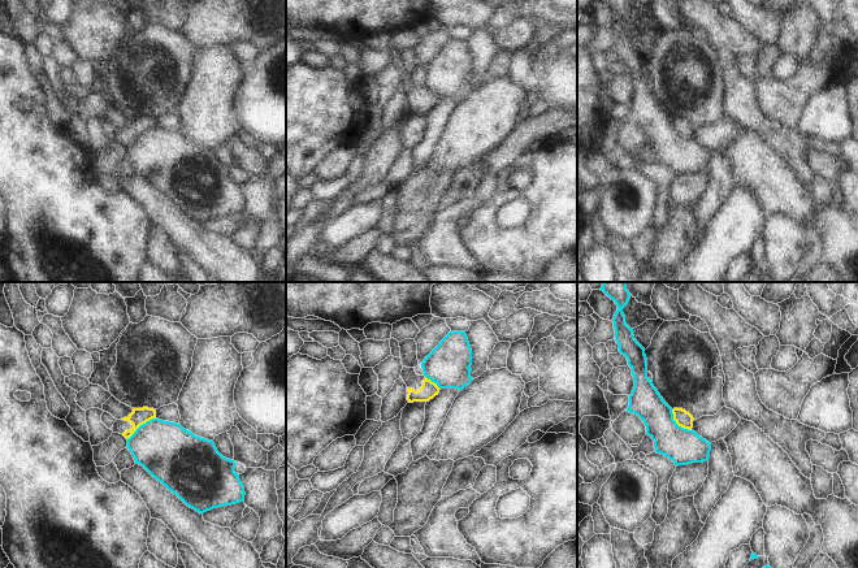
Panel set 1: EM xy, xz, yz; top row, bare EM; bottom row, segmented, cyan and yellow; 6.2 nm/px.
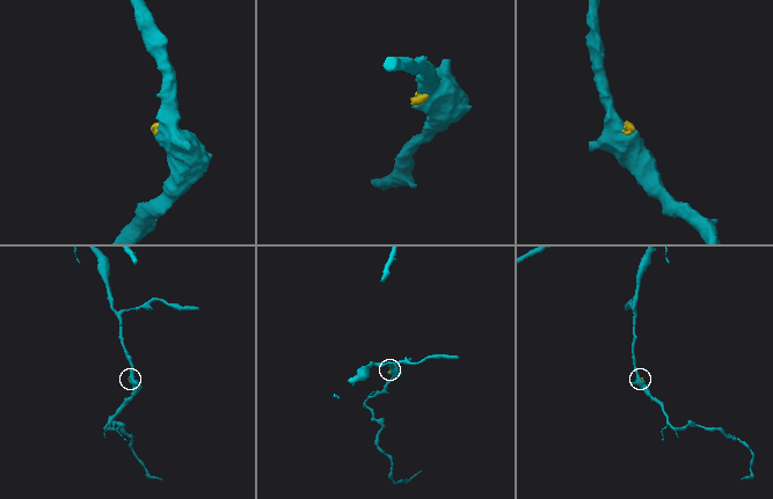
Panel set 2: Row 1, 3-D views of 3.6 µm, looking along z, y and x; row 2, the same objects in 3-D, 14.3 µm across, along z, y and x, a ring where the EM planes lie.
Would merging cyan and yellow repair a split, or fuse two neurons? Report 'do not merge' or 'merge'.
do not merge

